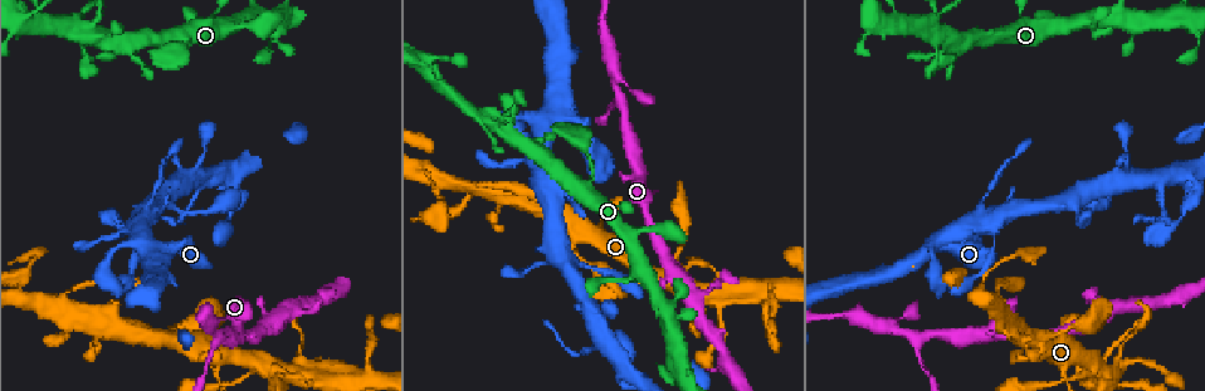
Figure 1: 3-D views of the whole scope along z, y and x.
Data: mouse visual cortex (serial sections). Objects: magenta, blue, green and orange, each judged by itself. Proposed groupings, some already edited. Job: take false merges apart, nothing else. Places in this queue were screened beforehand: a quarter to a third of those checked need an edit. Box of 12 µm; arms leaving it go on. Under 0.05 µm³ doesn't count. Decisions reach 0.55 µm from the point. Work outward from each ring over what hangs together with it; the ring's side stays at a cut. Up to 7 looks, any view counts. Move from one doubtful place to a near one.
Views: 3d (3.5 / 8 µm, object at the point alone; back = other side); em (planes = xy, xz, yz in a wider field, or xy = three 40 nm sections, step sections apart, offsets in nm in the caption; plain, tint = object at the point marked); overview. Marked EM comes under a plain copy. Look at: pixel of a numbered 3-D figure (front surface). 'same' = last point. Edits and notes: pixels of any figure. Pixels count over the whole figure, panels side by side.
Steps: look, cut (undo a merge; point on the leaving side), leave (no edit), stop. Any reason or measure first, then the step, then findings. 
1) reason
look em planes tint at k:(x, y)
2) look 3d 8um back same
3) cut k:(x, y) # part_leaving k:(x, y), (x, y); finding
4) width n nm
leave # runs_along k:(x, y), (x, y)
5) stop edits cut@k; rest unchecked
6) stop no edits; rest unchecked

sharp bend
look 3d 3.5um at 1:(254, 368)

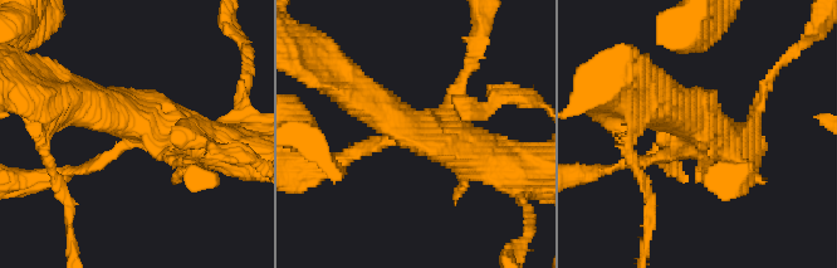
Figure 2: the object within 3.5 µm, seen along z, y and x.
look em xy step 3 tint at 2:(132, 139)

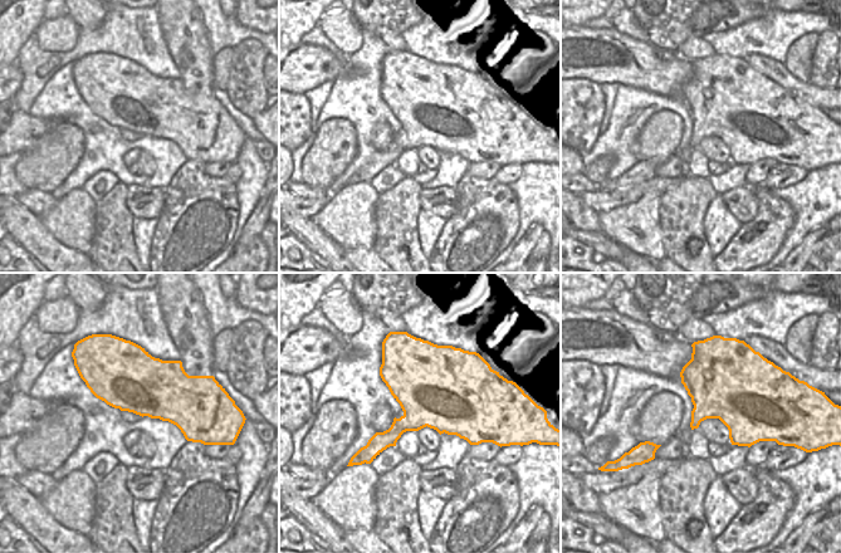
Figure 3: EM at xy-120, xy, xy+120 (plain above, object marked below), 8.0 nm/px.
width 650 nm
leave # runs_along 2:(661, 103), (696, 122), (719, 176); continuous, no second cell

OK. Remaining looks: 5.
thick turns thin
look 3d 3.5um at 1:(606, 107)

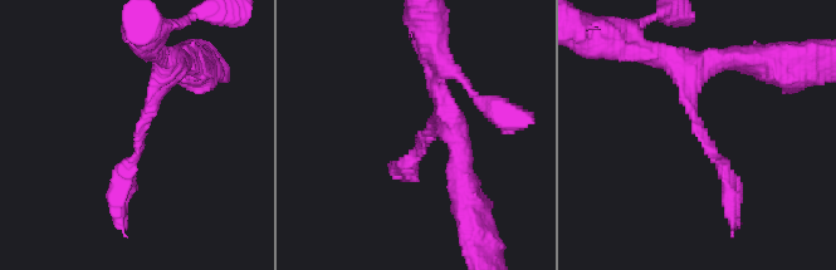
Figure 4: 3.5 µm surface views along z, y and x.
arm_widths 200, 300 nm; need the tissue
look em xy step 5 tint at 4:(138, 126)

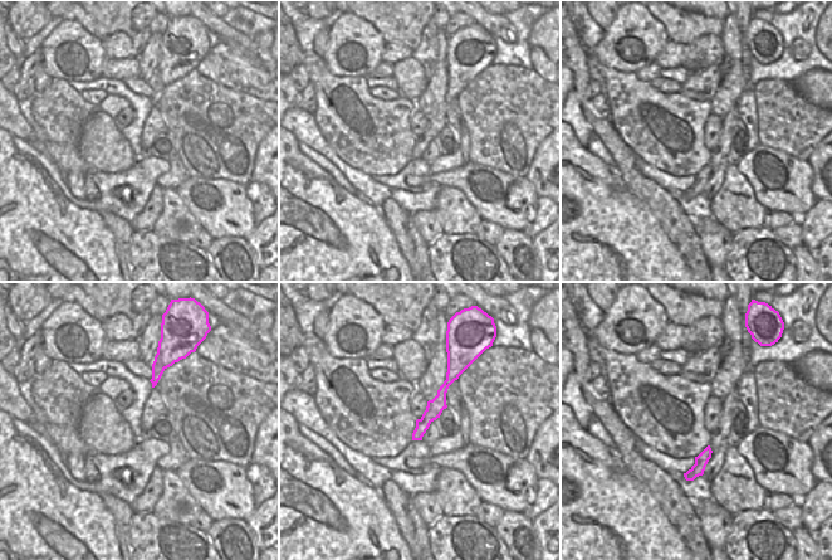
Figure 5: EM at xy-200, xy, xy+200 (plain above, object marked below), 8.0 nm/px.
cut 4:(138, 141) # part_leaving 4:(160, 91), (117, 194); two cells meet here

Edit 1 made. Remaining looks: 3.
sharp bend
look 3d 3.5um at 1:(566, 116)

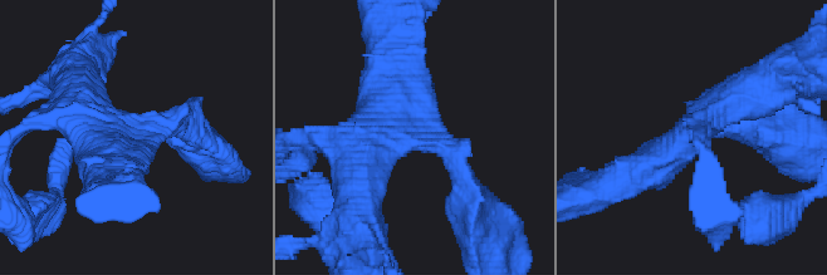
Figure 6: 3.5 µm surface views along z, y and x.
need the tissue
look em xy step 2 tint at 6:(135, 131)

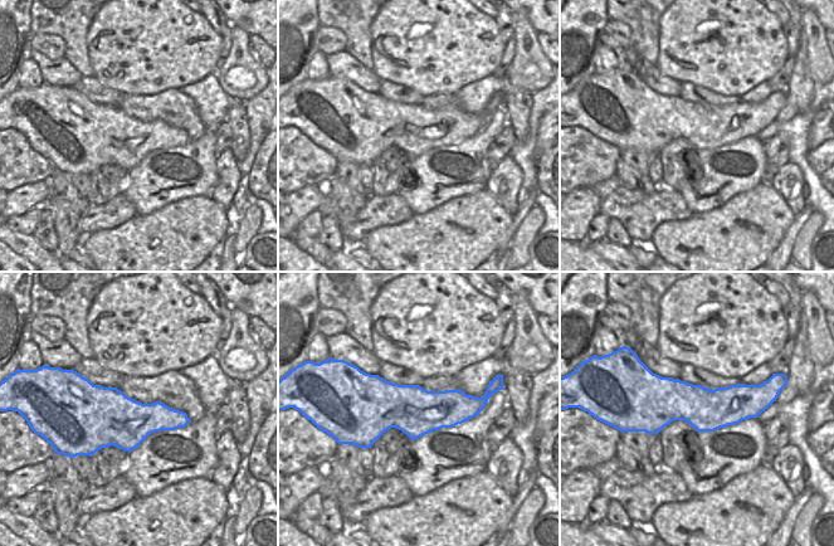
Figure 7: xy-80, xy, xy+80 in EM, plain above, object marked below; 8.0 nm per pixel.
cut it another way
look em planes tint same

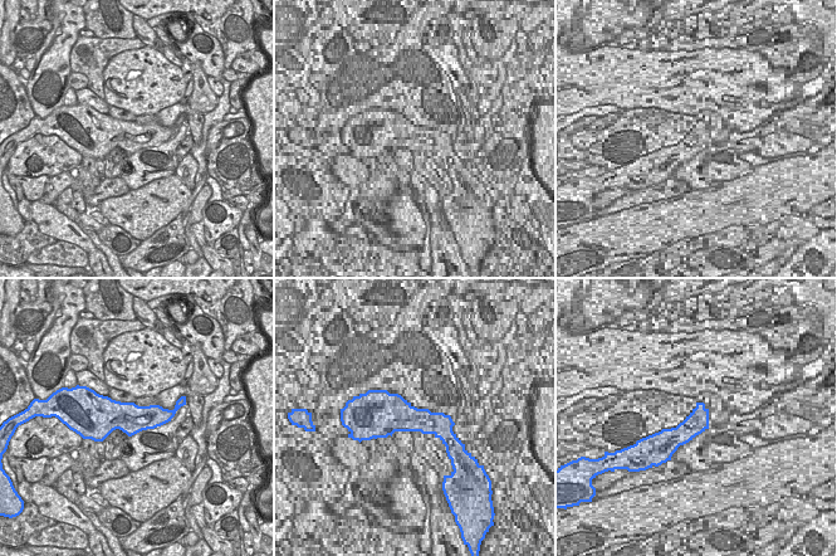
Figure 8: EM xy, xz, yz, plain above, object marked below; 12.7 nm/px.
arm_widths 300, 500, 500 nm
leave # runs_along 6:(189, 124), (101, 128), (77, 101); continuous, no second cell

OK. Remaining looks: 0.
stop edits cut@4; rest unchecked

